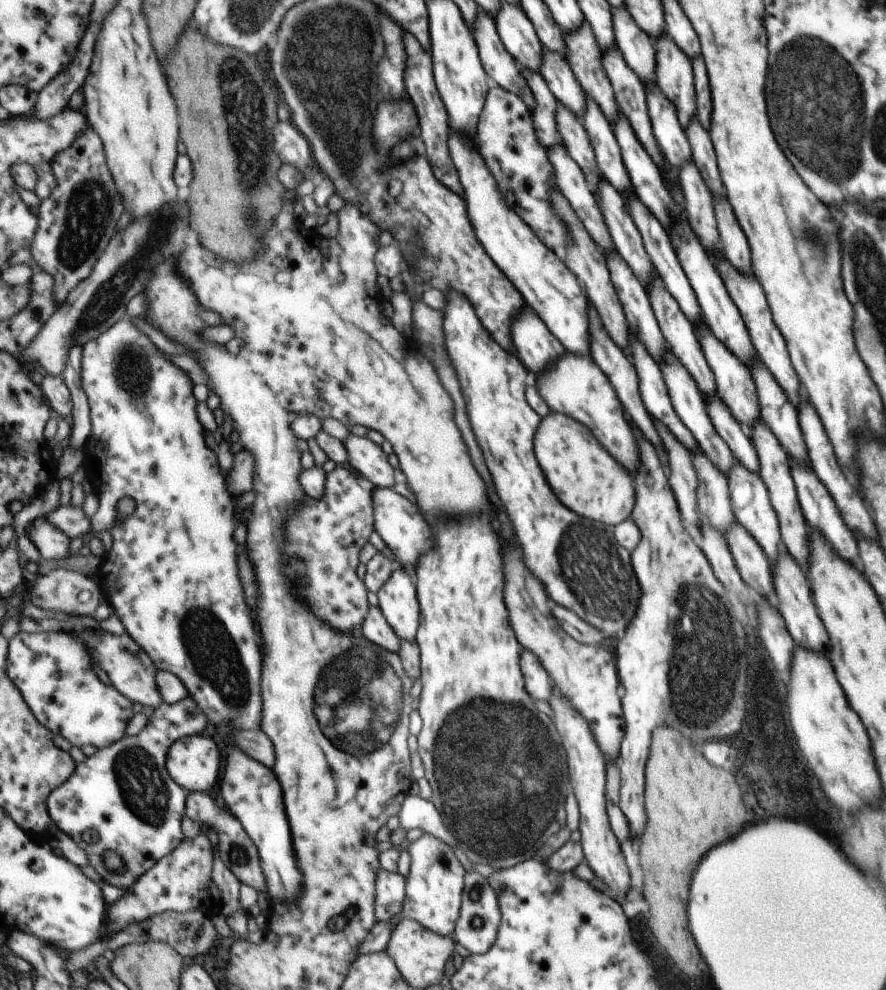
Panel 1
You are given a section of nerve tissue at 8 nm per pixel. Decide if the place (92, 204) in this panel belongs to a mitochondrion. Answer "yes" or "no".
yes

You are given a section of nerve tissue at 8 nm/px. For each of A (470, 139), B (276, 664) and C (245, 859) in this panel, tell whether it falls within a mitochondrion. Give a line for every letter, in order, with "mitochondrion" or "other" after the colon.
A: other
B: other
C: mitochondrion

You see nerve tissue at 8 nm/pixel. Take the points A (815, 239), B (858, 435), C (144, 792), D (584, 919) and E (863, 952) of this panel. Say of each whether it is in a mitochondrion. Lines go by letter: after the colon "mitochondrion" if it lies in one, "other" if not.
A: mitochondrion
B: other
C: mitochondrion
D: other
E: other

